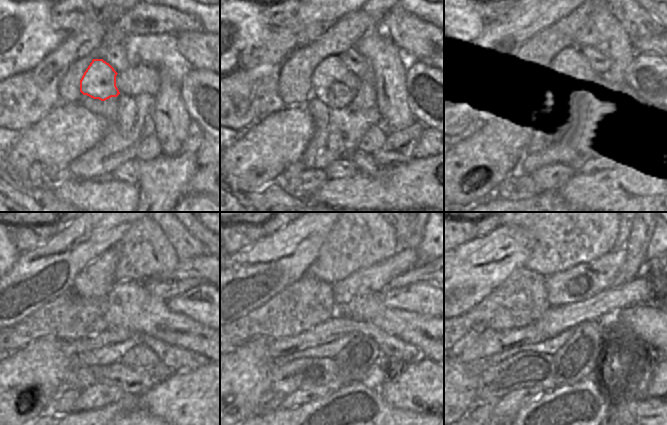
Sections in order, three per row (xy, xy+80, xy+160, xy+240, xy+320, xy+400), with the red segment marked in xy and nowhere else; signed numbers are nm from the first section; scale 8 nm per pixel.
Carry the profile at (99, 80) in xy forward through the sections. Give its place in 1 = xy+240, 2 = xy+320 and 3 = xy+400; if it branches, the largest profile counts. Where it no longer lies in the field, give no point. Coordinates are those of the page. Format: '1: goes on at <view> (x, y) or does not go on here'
1: goes on at xy+240 (131, 307)
2: goes on at xy+320 (422, 331)
3: goes on at xy+400 (647, 323)

